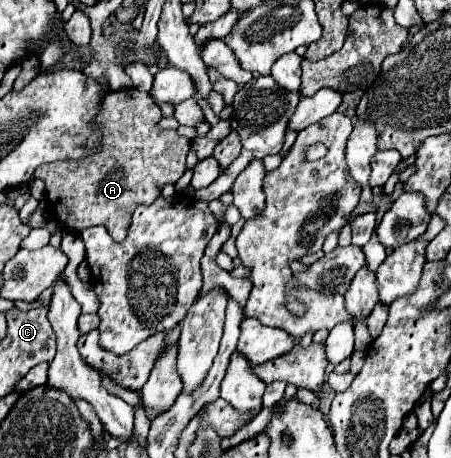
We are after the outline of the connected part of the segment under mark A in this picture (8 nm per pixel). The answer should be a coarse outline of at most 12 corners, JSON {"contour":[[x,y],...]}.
{"contour":[[137,88],[109,92],[101,152],[41,164],[69,232],[127,236],[191,142]]}

